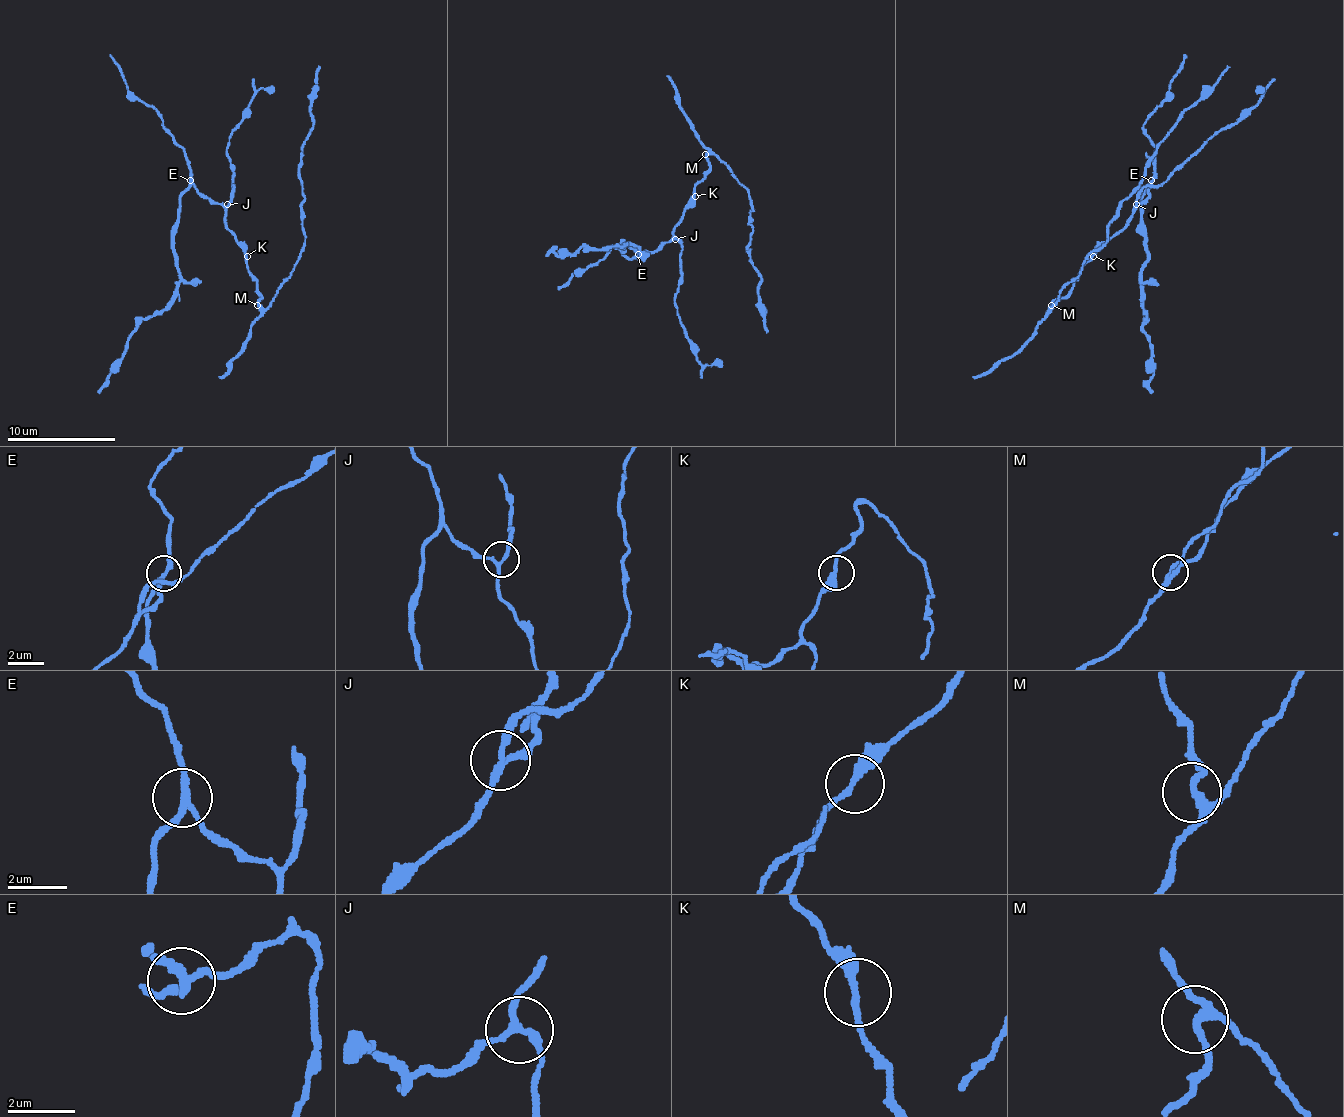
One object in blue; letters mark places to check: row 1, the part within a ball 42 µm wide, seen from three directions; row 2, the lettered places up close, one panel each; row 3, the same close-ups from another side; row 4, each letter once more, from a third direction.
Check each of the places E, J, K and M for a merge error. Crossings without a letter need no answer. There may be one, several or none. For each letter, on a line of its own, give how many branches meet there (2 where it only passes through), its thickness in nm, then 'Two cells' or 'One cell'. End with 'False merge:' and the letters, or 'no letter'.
E: Branches: 3. Thickness 200 nm. Two cells
J: Branches: 3. Thickness 190 nm. One cell
K: Branches: 2. Thickness 240 nm. One cell
M: Branches: 3. Thickness 220 nm. One cell
False merge: E

